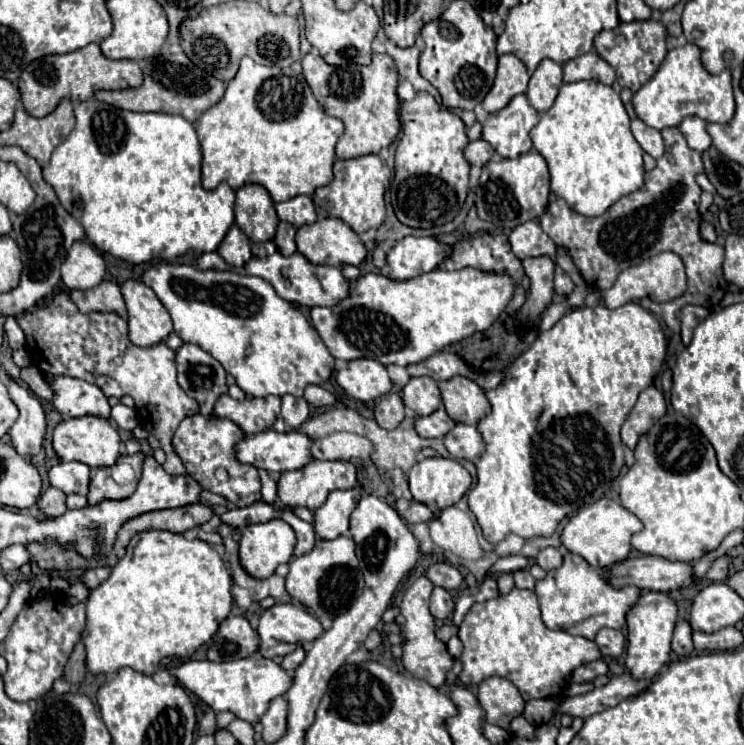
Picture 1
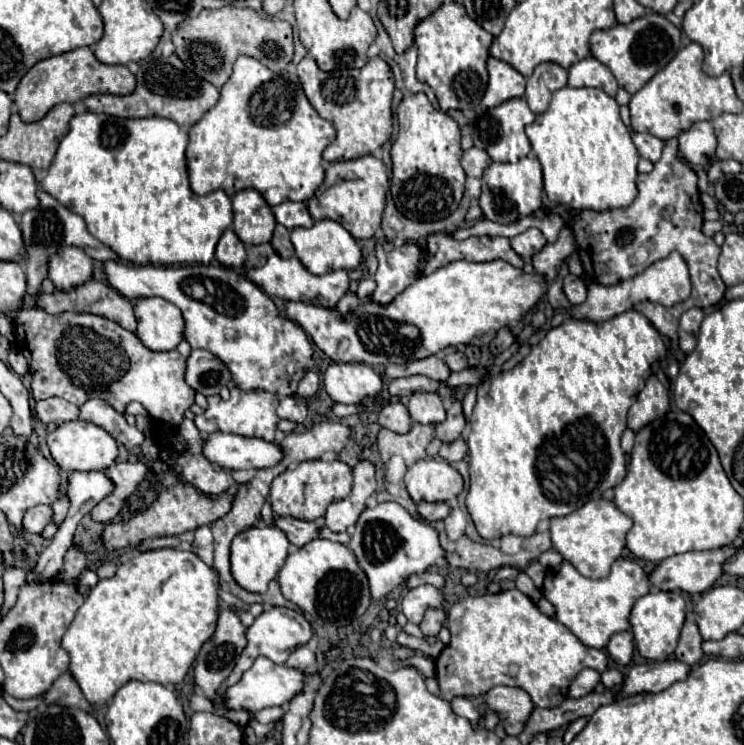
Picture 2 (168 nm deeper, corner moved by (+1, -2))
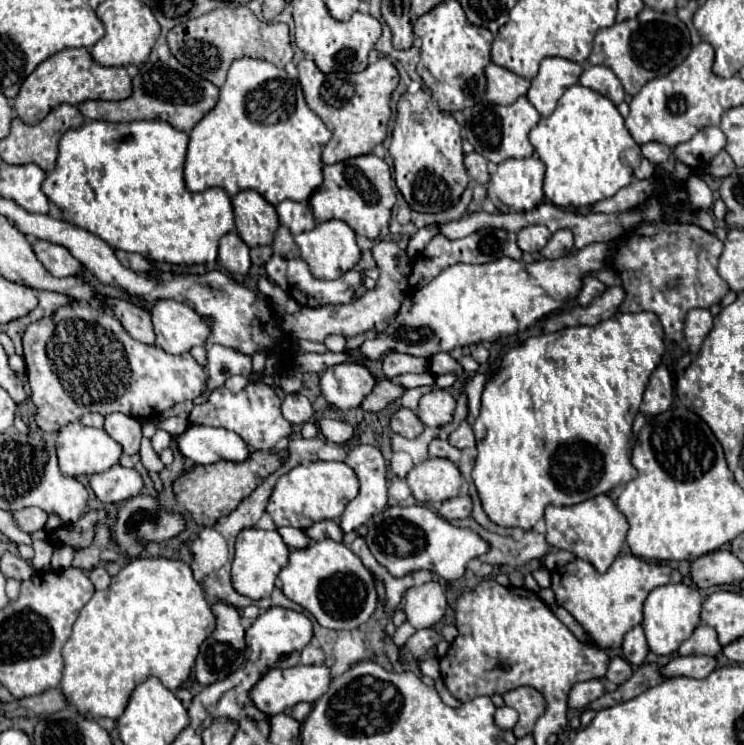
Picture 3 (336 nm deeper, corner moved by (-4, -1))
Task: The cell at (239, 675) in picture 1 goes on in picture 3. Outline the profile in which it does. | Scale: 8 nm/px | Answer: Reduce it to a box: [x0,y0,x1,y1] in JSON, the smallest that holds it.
[248,666,330,716]

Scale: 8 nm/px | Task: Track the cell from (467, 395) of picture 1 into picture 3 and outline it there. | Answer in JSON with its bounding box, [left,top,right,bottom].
[362,378,406,412]

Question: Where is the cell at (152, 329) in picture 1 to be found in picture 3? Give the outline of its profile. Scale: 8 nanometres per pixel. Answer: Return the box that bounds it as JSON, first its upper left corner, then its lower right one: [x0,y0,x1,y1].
[152,300,210,354]

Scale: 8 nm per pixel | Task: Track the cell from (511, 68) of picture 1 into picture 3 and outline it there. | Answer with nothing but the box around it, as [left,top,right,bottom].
[486,62,530,104]

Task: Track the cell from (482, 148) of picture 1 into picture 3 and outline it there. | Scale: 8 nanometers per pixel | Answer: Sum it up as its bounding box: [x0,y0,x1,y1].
[464,152,488,184]

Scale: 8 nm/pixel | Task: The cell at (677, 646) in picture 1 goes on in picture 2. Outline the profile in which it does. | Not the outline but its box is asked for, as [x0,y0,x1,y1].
[675,619,703,665]

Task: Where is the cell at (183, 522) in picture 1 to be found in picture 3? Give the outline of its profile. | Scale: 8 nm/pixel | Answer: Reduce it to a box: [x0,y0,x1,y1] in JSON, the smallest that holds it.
[172,450,284,526]

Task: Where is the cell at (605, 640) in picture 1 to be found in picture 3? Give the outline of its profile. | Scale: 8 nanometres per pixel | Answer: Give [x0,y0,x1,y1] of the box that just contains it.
[622,626,648,666]

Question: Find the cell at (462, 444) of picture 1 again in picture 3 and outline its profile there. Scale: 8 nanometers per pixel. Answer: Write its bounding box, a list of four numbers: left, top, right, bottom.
[430,438,462,462]

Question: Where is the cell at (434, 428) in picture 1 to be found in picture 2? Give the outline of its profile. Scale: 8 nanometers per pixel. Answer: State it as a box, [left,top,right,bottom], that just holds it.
[435,401,467,443]

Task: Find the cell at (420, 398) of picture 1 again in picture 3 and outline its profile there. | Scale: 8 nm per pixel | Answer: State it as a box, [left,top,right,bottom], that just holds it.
[416,388,456,426]

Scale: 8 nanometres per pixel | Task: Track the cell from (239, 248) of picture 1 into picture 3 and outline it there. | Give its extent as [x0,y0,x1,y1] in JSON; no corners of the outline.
[218,230,250,274]

